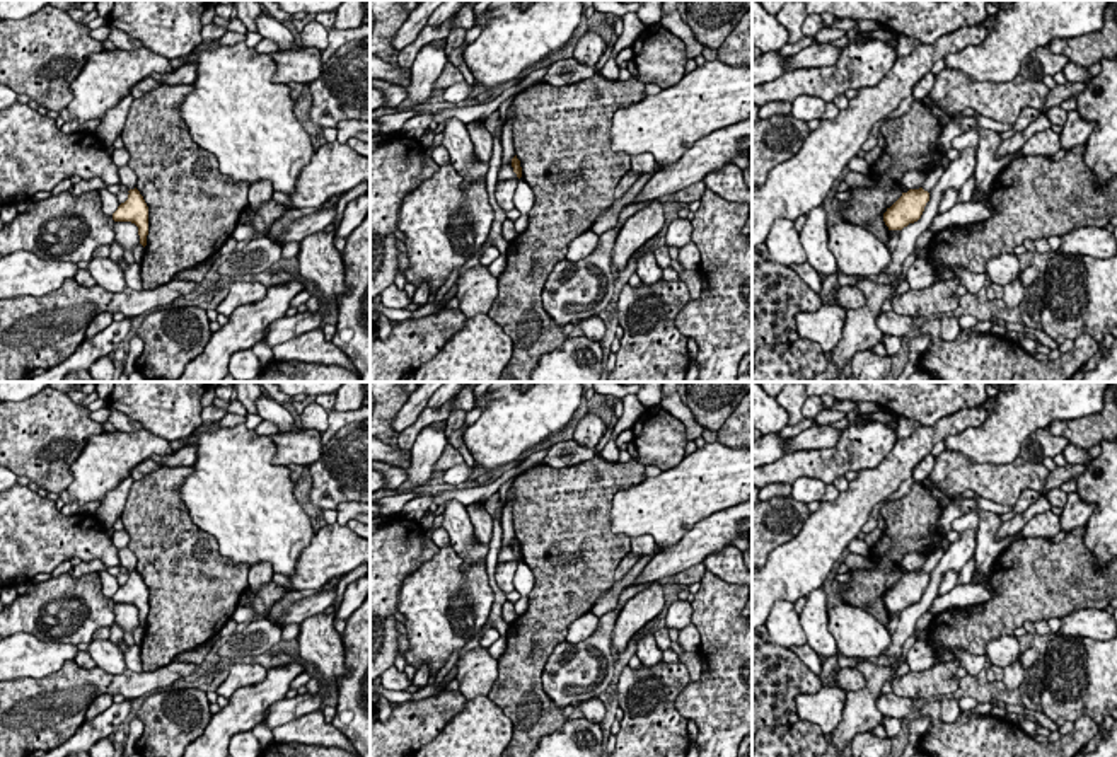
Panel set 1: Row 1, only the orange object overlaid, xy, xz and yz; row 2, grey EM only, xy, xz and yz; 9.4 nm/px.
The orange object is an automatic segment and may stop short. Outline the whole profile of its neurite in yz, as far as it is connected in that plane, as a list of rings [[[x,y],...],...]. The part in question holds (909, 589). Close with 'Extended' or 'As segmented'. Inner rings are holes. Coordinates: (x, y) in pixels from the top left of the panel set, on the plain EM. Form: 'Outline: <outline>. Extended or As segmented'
Outline: [[[923,569],[909,571],[883,595],[883,604],[888,612],[902,612],[909,605],[921,600],[926,585],[929,583],[929,575]]]. As segmented

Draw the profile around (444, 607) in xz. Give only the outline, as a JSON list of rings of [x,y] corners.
[[[452,544],[440,547],[404,578],[399,592],[397,612],[406,617],[409,641],[406,663],[414,668],[426,663],[431,675],[483,629],[493,607],[486,561],[467,571],[462,564]]]

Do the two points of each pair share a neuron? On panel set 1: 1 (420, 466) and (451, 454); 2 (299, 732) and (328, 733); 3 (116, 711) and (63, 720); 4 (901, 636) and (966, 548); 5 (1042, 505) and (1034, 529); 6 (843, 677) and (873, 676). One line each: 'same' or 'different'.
1: different
2: same
3: different
4: same
5: different
6: different

